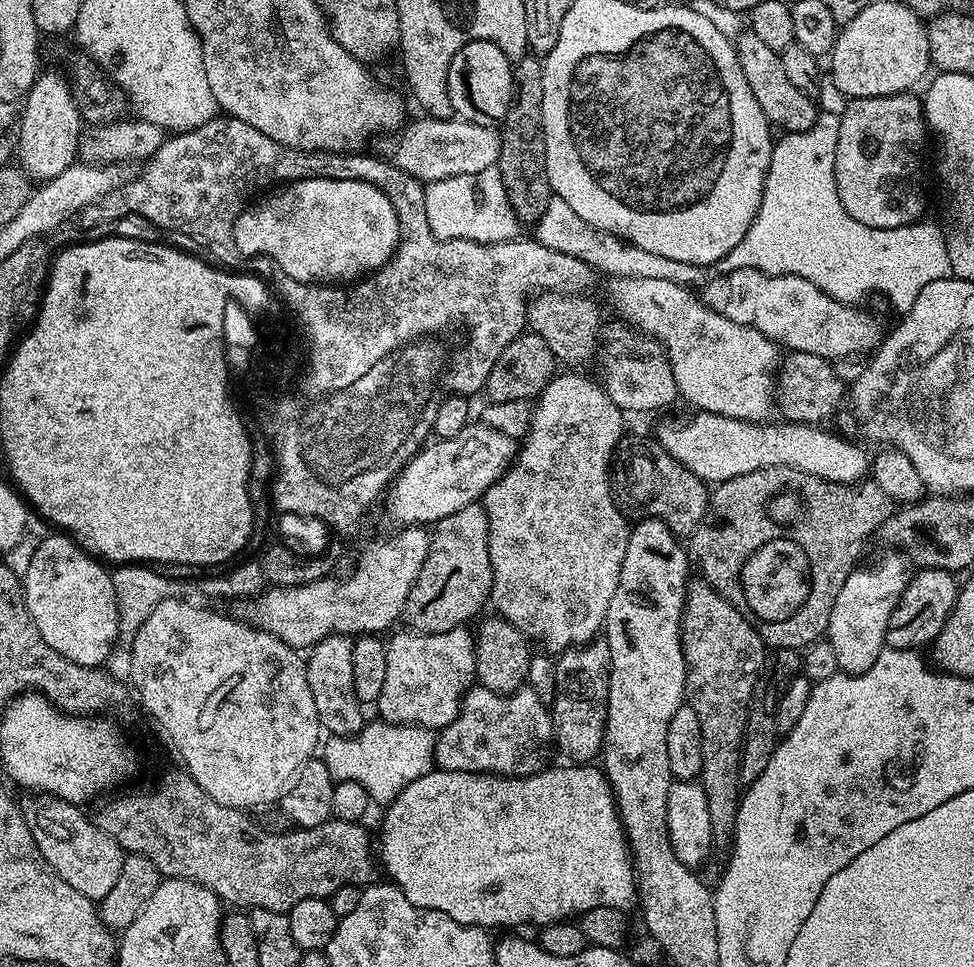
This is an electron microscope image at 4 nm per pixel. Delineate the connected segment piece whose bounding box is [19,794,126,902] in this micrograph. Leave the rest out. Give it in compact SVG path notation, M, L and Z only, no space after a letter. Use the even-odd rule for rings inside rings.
M36 794L25 796L28 797L19 801L20 810L49 868L60 875L66 886L74 886L78 894L93 902L106 898L106 894L110 894L111 888L117 884L118 874L122 874L122 862L126 855L123 846L98 827L91 815L83 816L77 805L55 798L41 798Z

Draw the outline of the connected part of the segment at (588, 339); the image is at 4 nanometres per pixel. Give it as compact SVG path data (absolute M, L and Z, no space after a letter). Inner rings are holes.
M543 291L529 299L527 327L550 346L561 365L580 366L576 364L584 364L592 355L592 359L597 355L601 343L600 308L588 298L584 294L565 296L563 292Z

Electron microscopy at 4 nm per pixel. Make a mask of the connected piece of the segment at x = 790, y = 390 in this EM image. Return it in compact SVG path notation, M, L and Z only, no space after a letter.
M789 351L783 357L778 379L776 381L776 404L784 411L783 419L794 424L823 425L840 407L846 404L846 382L838 376L833 368L833 361L822 358L818 354Z

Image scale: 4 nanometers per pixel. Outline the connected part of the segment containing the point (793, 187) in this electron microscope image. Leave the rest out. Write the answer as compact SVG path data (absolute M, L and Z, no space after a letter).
M821 111L810 130L790 132L781 141L773 143L770 166L764 183L762 202L758 214L746 230L742 242L726 254L718 265L720 272L733 272L749 268L767 276L801 276L818 286L830 298L843 304L859 305L871 292L881 292L892 303L896 314L903 314L914 306L914 298L930 282L946 280L952 276L948 241L943 227L921 218L915 224L897 228L875 228L858 222L846 212L846 206L838 198L838 186L834 178L834 154L838 146L840 117L834 111Z

